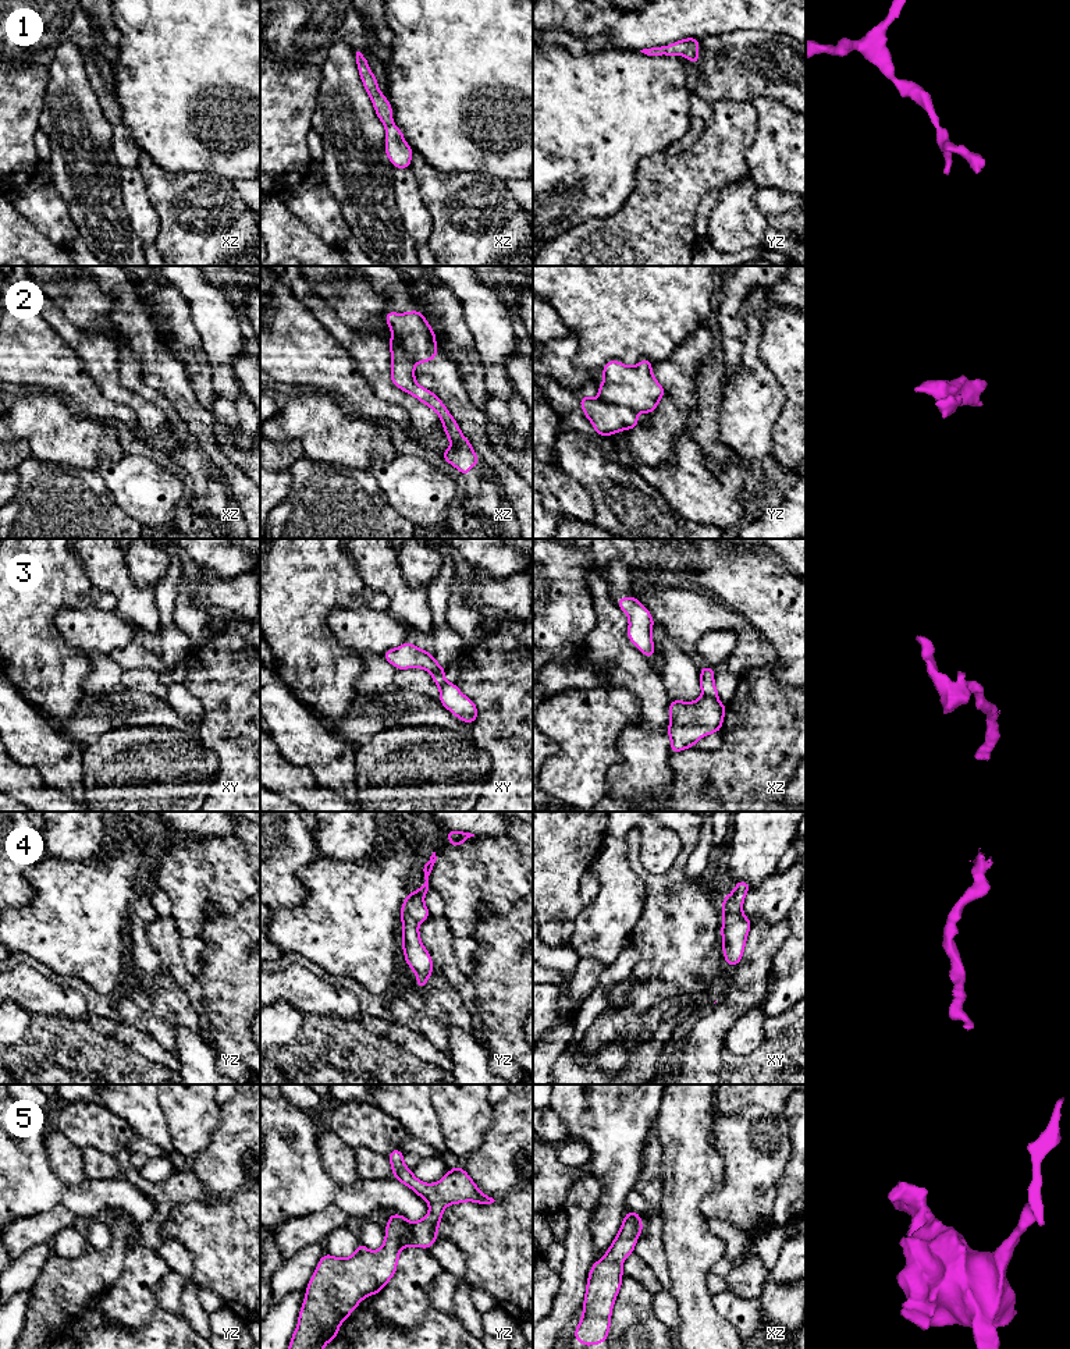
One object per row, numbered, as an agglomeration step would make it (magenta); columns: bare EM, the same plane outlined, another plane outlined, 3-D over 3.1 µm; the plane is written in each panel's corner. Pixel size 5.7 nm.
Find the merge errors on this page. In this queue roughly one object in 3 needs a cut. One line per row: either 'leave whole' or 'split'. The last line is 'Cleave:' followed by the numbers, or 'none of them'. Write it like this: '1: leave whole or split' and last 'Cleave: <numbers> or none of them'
1: leave whole
2: split
3: split
4: leave whole
5: leave whole
Cleave: 2, 3

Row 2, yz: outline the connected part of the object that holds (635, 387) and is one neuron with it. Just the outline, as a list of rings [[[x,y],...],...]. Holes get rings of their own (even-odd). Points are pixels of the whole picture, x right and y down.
[[[641,359],[636,366],[608,361],[602,366],[604,380],[598,387],[601,400],[626,407],[636,413],[653,413],[666,394],[651,373],[653,363]]]

